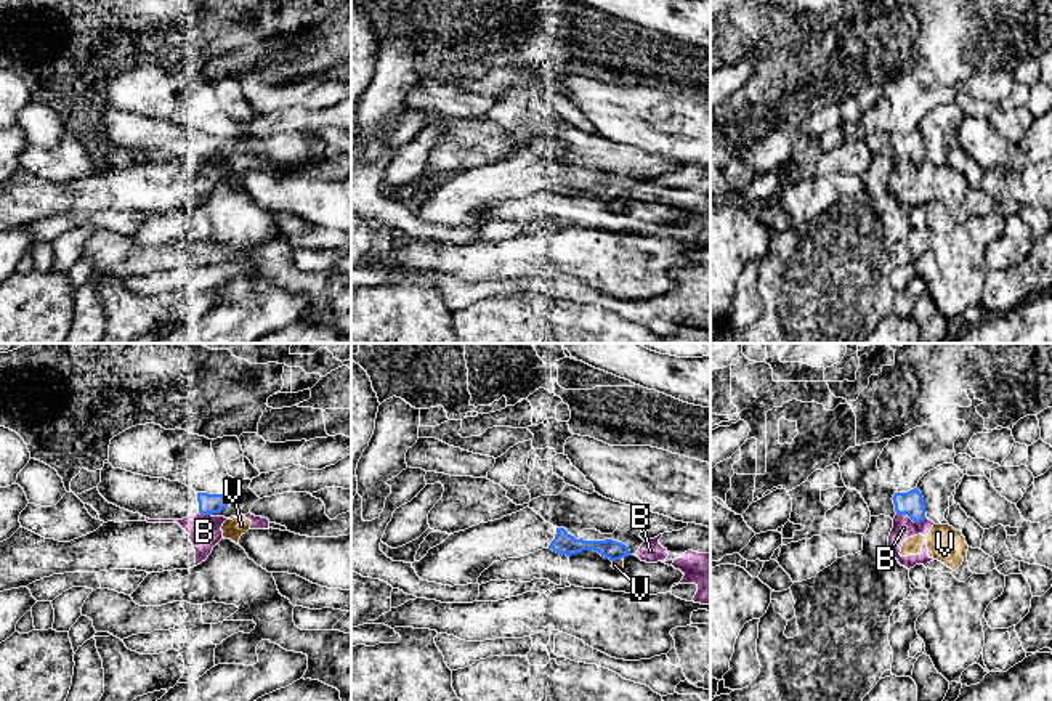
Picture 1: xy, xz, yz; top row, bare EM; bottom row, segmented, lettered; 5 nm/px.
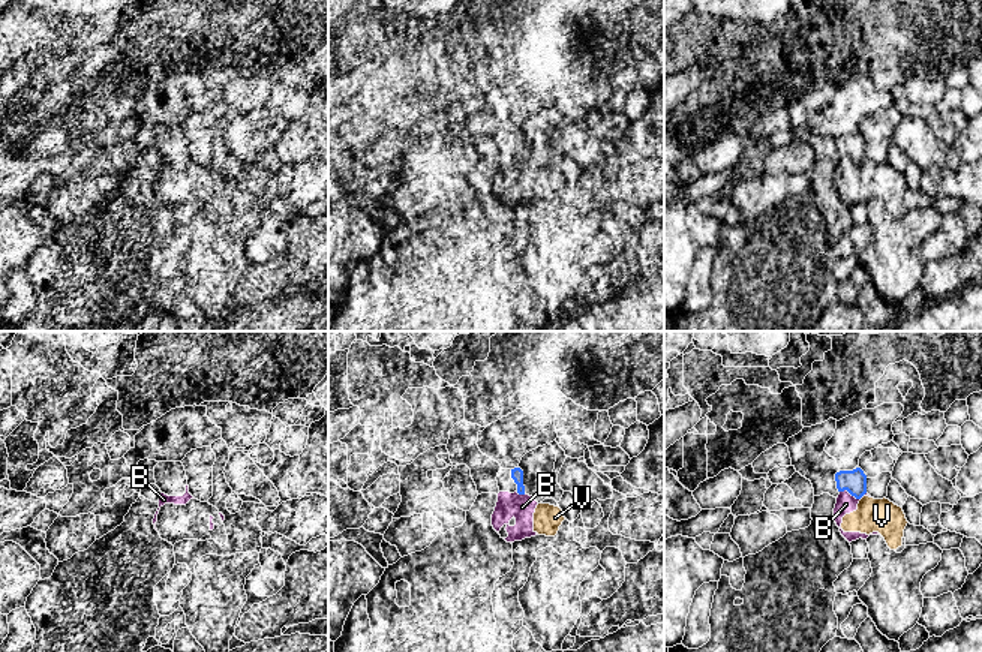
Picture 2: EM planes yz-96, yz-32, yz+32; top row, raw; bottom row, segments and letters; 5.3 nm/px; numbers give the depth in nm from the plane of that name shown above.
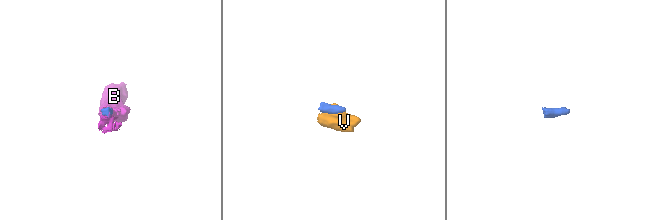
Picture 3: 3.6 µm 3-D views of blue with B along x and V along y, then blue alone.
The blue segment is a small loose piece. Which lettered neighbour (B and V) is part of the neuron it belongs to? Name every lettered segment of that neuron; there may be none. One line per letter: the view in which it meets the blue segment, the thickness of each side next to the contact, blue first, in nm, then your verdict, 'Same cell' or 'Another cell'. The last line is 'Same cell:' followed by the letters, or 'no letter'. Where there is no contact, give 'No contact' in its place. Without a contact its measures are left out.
B: Touches blue in yz. Thickness 120 nm (blue) against 110 nm. Another cell
V: Touches blue in xz. Thickness 100 nm (blue) against 50 nm. Another cell
Same cell: no letter

